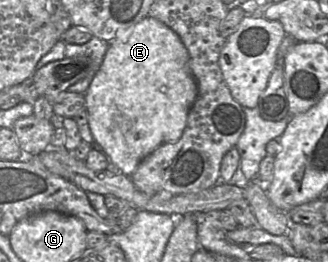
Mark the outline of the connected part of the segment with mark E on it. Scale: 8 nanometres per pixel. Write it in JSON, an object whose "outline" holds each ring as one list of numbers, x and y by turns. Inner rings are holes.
{"outline":[[147,16,140,22,136,23,130,30,124,32,109,43,110,44,104,55,103,61,84,94,85,109,88,111,88,123,94,141,103,148,103,150,111,158,113,163,119,167,122,174,131,176,139,163,146,156,151,154,157,147,165,143,176,142,181,138,187,124,189,111,197,98,198,87,189,67,188,51,181,41,180,37,166,24,155,18]]}

